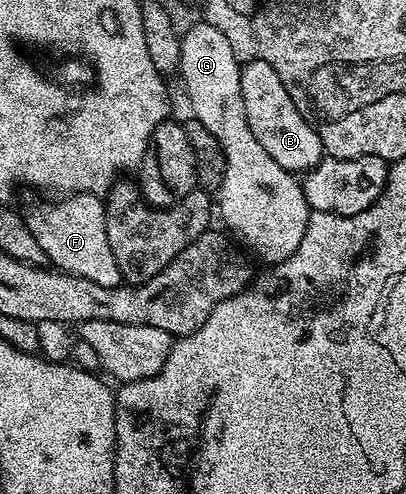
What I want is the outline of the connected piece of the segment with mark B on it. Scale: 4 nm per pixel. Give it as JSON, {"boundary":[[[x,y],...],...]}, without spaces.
{"boundary":[[[255,57],[241,67],[241,87],[243,88],[243,108],[247,112],[247,124],[251,124],[251,132],[255,132],[255,140],[267,148],[267,156],[275,160],[275,164],[290,172],[308,172],[321,161],[323,151],[321,141],[307,124],[307,120],[295,108],[295,100],[283,88],[283,80],[279,80],[279,72],[267,64],[267,60]]]}

